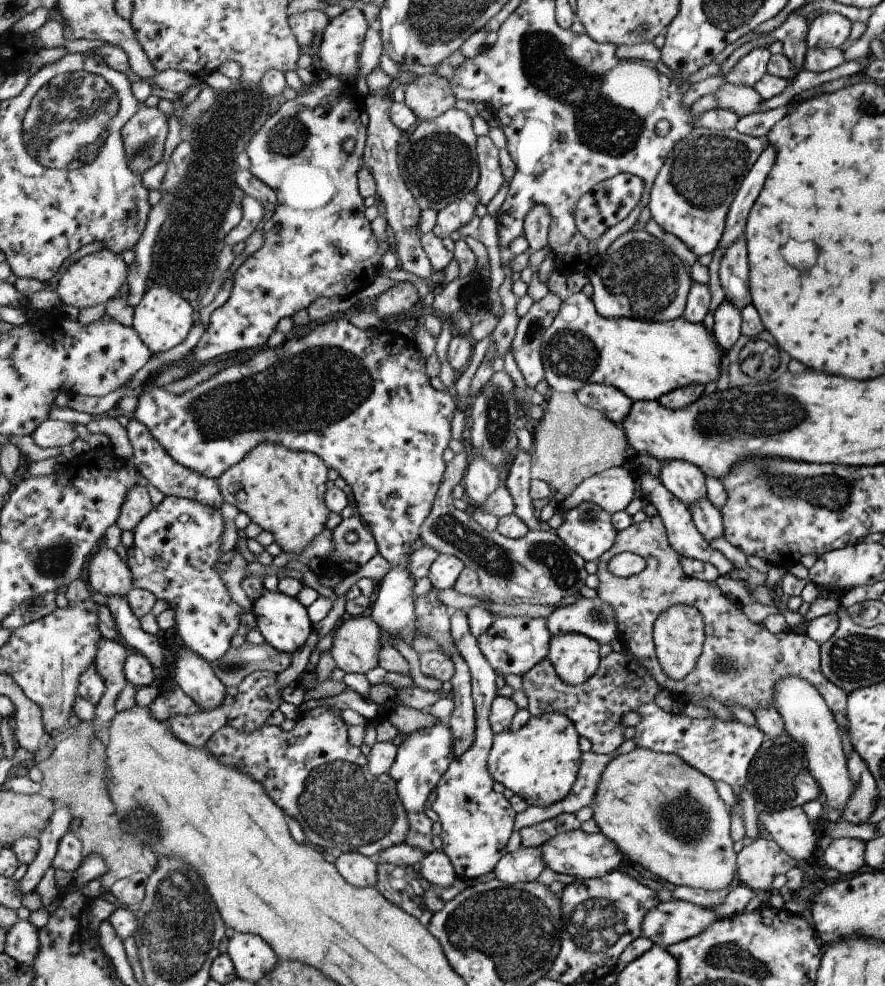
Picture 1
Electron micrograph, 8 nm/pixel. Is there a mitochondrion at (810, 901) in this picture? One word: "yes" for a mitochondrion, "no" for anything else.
no

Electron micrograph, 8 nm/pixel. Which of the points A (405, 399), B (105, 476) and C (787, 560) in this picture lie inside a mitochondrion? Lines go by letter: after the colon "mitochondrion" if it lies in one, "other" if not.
A: other
B: other
C: other

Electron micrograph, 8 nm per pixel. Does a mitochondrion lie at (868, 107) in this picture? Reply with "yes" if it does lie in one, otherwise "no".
yes

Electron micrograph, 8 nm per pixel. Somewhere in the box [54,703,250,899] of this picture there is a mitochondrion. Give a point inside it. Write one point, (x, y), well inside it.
(142, 815)

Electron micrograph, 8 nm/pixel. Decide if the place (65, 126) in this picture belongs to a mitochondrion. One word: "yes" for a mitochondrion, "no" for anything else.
yes

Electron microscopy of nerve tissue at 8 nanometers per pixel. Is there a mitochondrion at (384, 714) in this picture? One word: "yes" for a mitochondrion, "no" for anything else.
no

